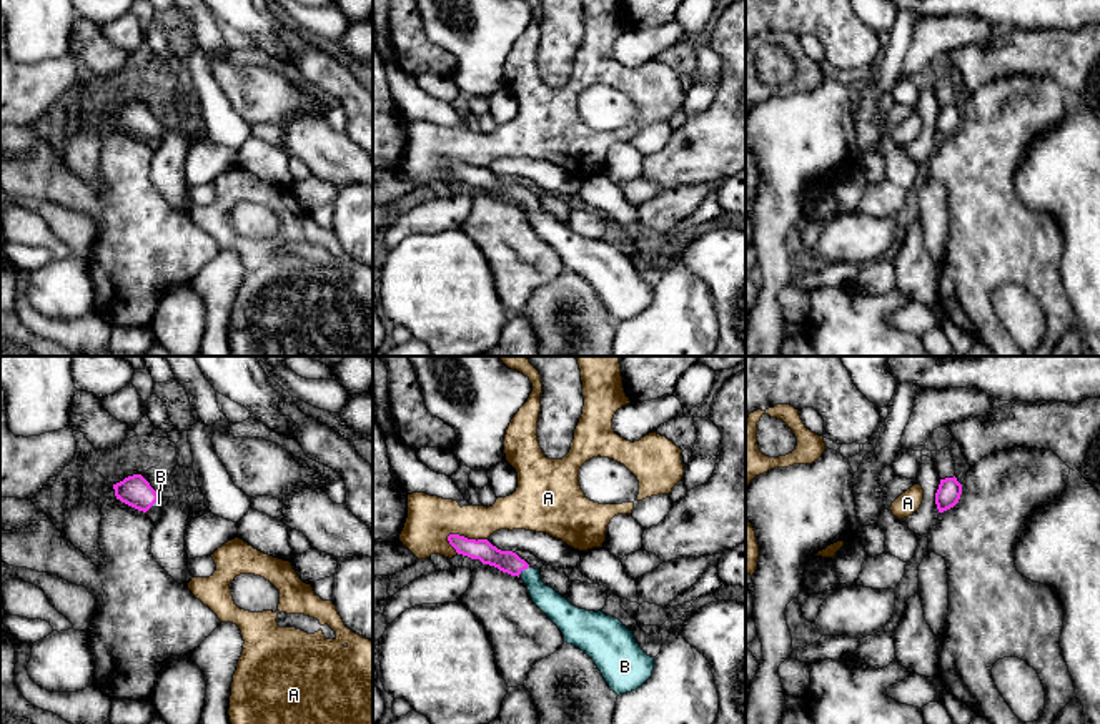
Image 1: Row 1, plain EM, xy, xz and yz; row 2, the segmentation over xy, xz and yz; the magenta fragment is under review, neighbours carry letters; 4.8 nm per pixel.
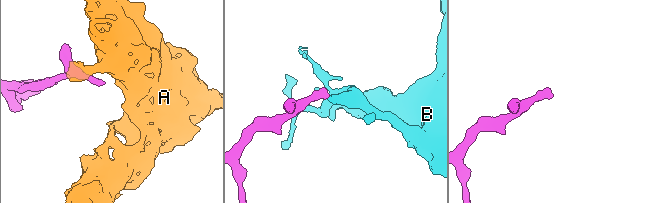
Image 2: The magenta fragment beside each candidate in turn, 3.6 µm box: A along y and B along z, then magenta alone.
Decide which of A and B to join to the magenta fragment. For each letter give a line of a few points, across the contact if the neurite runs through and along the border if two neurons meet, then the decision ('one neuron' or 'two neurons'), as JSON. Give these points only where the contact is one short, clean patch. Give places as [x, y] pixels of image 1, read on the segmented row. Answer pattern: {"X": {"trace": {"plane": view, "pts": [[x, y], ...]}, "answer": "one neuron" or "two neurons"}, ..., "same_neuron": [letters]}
{"A": {"trace": {"plane": "xz", "pts": [[446, 536], [486, 538]]}, "answer": "two neurons"}, "B": {"trace": {"plane": "xz", "pts": [[506, 561], [523, 570], [553, 604]]}, "answer": "one neuron"}, "same_neuron": ["B"]}

